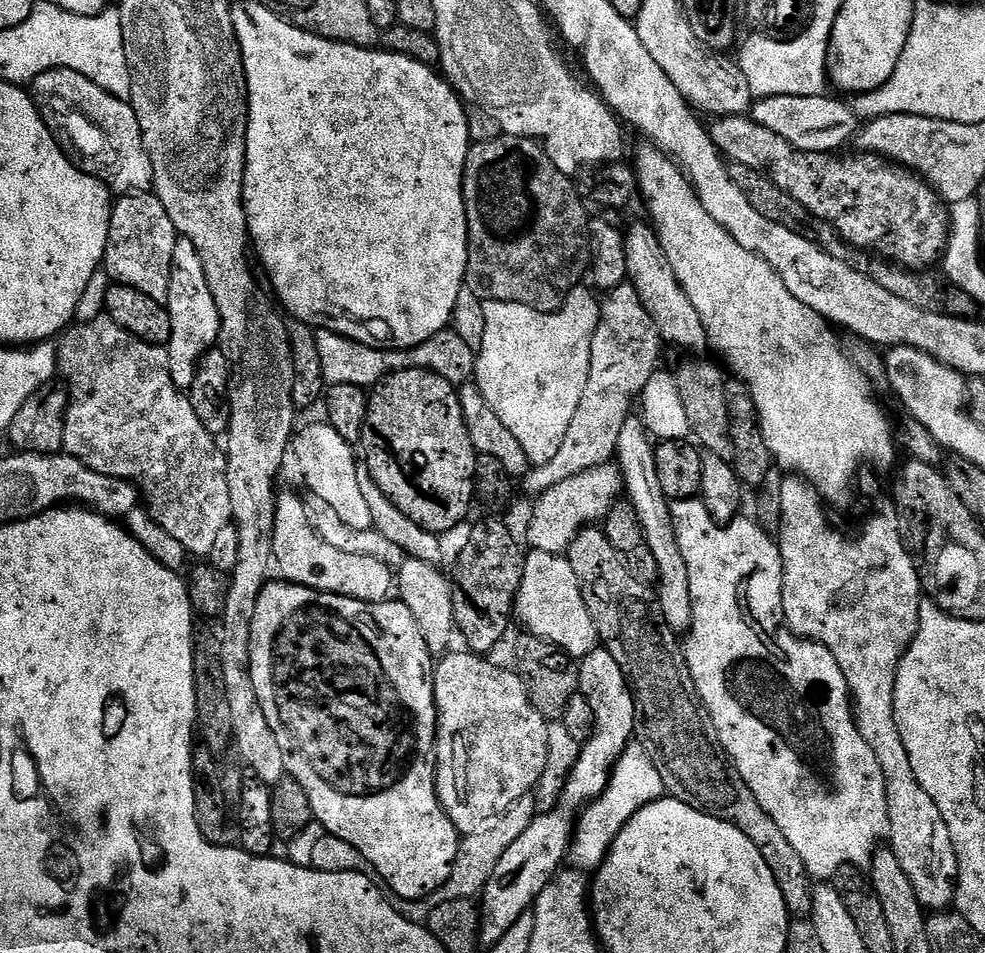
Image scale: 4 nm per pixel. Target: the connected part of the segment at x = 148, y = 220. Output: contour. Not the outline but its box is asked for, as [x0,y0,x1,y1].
[104,192,178,304]

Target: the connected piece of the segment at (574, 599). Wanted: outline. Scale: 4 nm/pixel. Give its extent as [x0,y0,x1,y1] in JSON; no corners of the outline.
[515,551,598,658]

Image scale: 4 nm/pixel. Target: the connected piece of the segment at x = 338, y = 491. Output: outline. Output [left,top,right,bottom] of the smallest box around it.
[294,422,372,530]

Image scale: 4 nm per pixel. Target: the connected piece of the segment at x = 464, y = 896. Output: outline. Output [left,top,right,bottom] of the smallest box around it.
[393,795,538,924]

